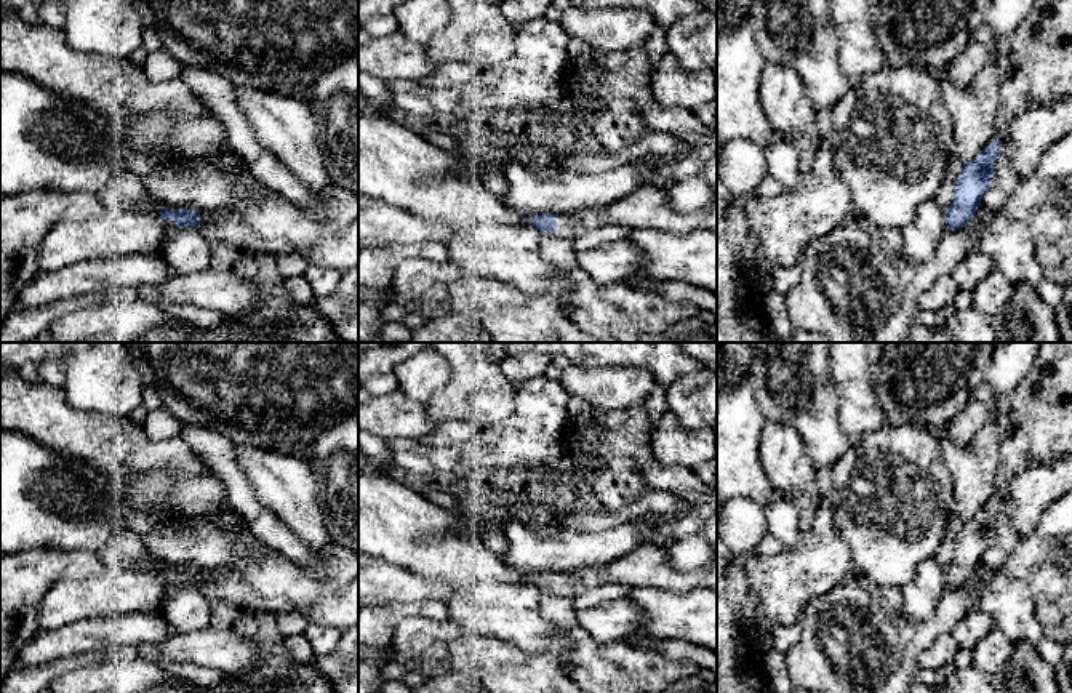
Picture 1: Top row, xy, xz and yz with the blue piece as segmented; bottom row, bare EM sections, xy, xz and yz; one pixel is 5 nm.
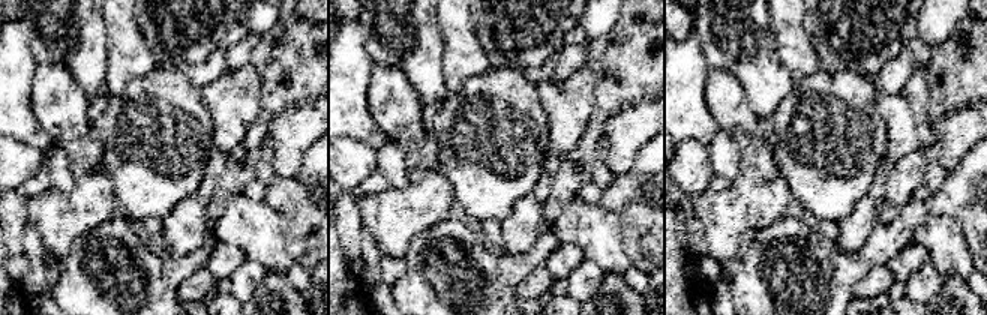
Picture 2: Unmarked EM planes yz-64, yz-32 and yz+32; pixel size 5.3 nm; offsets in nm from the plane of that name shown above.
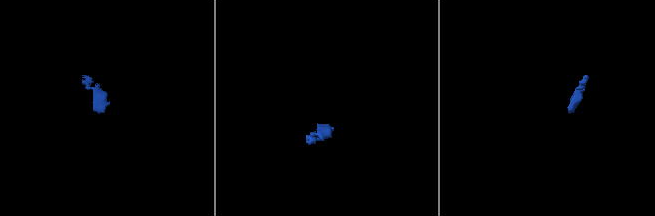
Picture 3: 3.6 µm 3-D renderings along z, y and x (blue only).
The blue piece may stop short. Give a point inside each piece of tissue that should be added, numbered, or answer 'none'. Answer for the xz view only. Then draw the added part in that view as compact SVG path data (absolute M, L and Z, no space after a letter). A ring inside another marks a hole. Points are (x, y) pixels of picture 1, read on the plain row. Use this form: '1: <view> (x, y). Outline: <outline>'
1: xz (645, 567). Outline: M642 544L616 562L557 573L557 592L571 599L586 589L605 584L648 587L672 594L717 589L717 555L696 570L680 571L670 565L664 547Z

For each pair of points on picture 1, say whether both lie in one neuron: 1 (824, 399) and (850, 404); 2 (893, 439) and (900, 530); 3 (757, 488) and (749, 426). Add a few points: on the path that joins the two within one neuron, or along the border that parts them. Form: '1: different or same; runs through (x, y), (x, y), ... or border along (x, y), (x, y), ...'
1: different; border along (829, 364), (837, 397), (837, 421), (847, 437)
2: same; runs through (895, 461), (895, 508)
3: same; runs through (748, 472), (748, 442)

